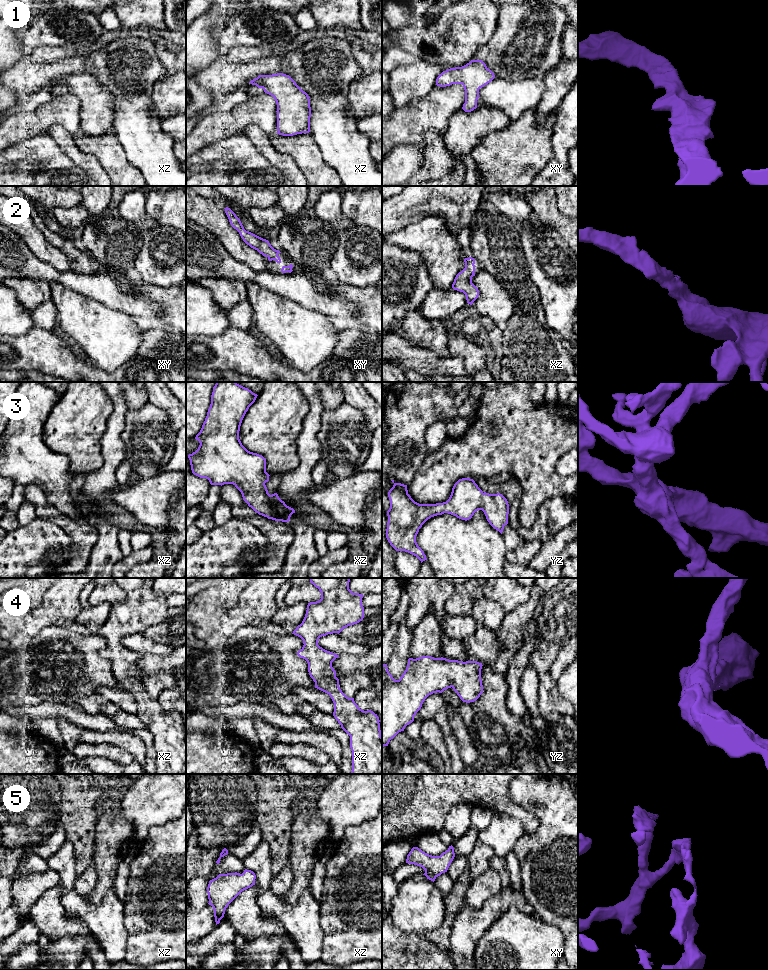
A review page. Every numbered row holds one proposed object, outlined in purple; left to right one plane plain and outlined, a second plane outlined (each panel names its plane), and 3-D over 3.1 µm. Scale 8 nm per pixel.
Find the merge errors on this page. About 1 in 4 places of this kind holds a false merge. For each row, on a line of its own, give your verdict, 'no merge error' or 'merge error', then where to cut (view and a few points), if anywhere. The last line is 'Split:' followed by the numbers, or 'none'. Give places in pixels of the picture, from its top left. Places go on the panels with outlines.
1: no merge error | no cut
2: no merge error | no cut
3: no merge error | no cut
4: no merge error | no cut
5: no merge error | no cut
Split: none

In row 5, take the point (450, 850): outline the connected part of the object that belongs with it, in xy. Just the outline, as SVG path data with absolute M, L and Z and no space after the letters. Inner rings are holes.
M452 845L440 856L432 856L418 847L413 847L407 855L406 863L422 867L425 870L423 875L434 882L438 876L447 872L454 857L455 853Z

